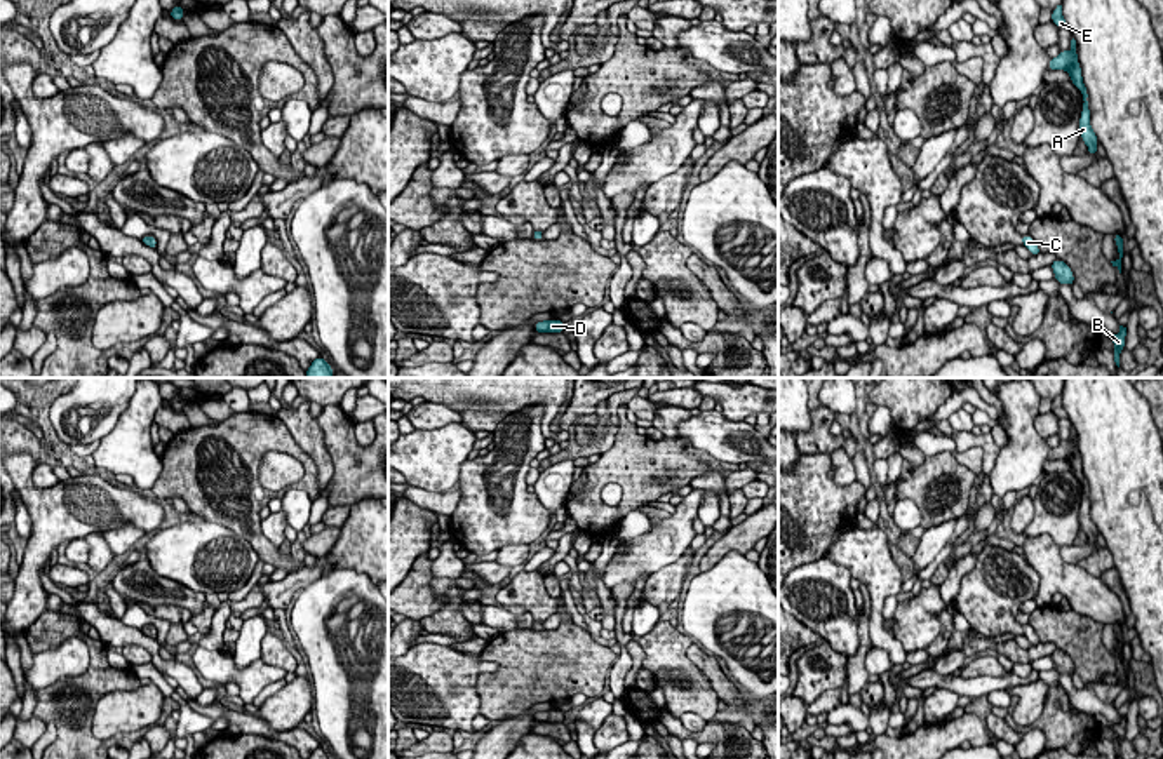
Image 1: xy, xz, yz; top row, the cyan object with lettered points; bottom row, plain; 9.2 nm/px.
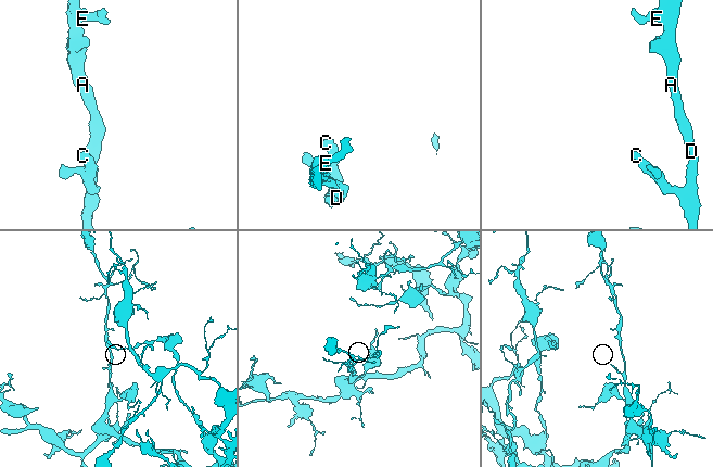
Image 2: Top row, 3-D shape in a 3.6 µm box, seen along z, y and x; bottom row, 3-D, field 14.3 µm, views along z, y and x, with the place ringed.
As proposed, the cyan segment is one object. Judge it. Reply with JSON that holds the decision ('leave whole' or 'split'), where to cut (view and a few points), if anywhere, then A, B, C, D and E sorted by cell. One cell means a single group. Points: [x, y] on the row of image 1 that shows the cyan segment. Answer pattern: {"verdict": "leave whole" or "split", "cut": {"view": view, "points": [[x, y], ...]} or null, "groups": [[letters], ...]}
{"verdict": "leave whole", "cut": null, "groups": [["A", "B", "C", "D", "E"]]}

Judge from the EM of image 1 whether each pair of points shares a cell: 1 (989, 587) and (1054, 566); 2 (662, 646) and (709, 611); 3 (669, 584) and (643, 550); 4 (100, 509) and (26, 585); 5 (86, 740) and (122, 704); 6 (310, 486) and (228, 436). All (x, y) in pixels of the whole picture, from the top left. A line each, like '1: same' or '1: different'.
1: different
2: different
3: different
4: same
5: different
6: same

